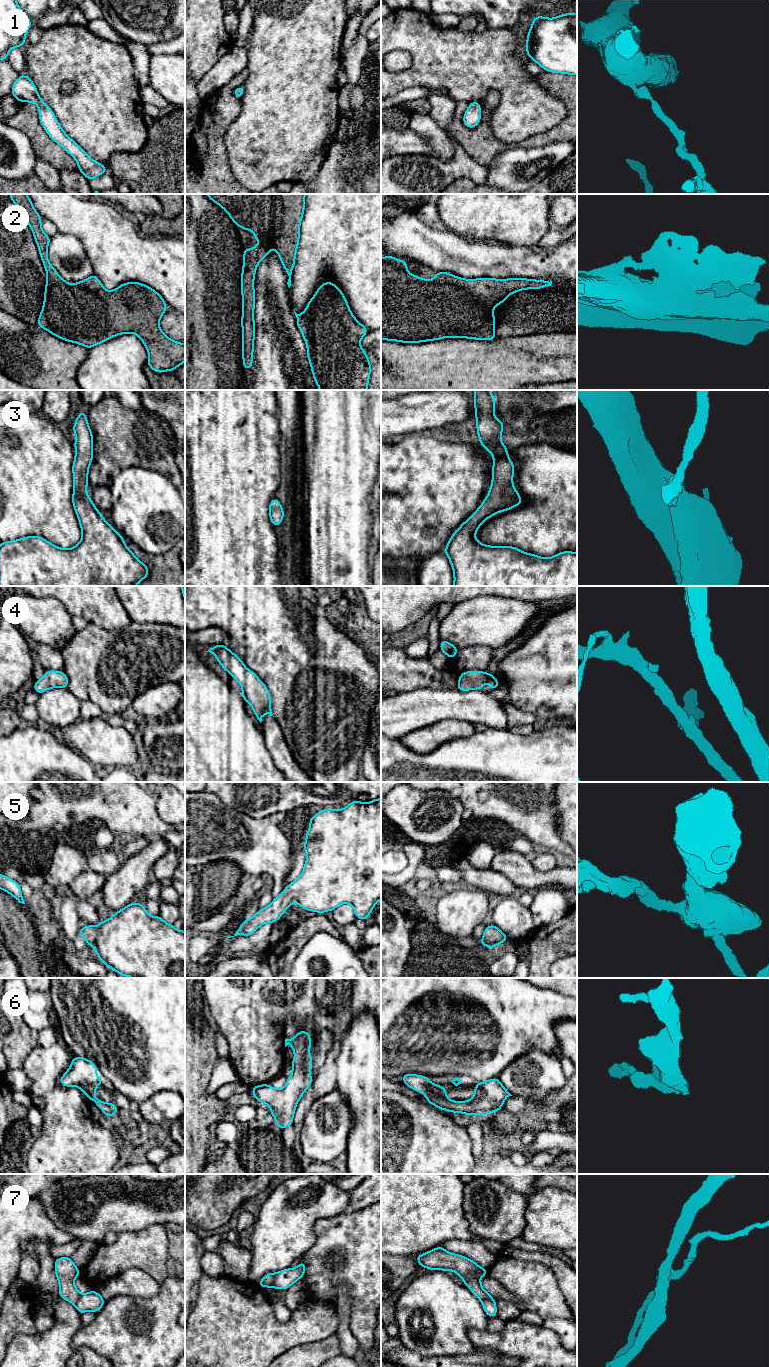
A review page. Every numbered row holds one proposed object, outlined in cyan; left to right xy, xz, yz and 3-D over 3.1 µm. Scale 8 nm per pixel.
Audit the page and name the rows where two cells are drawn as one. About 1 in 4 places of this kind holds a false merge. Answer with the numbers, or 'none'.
7

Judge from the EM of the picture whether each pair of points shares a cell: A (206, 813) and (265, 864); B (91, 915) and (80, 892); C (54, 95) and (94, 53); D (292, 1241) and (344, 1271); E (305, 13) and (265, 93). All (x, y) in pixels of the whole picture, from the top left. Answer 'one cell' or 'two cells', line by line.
A: one cell
B: one cell
C: one cell
D: two cells
E: one cell

